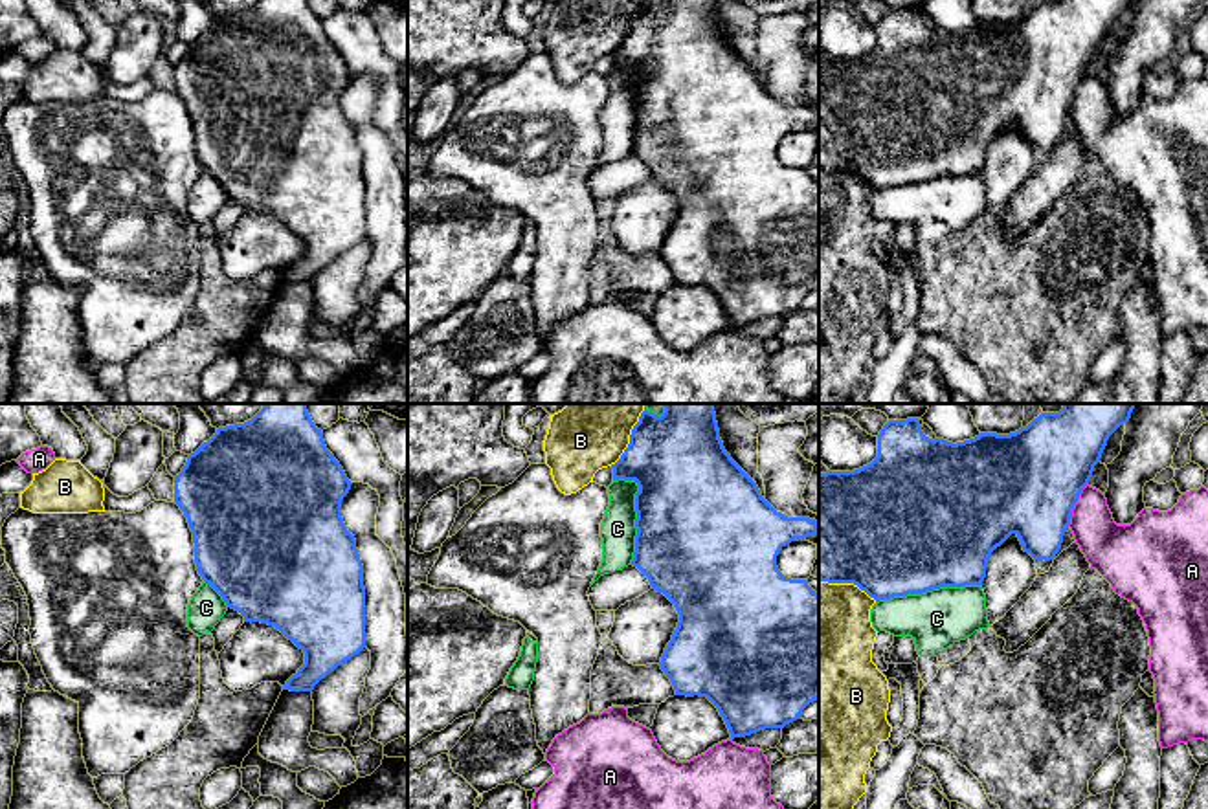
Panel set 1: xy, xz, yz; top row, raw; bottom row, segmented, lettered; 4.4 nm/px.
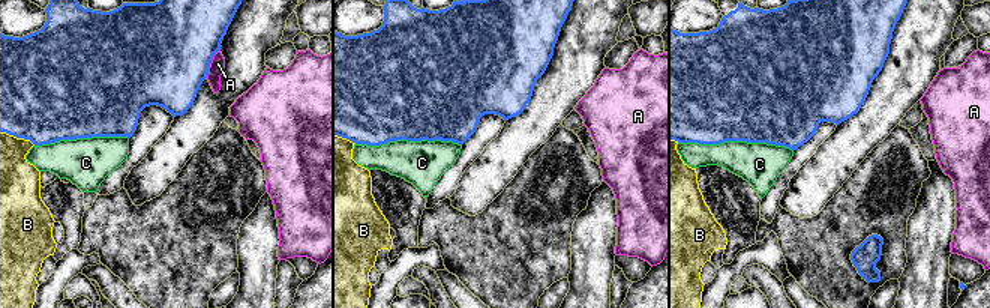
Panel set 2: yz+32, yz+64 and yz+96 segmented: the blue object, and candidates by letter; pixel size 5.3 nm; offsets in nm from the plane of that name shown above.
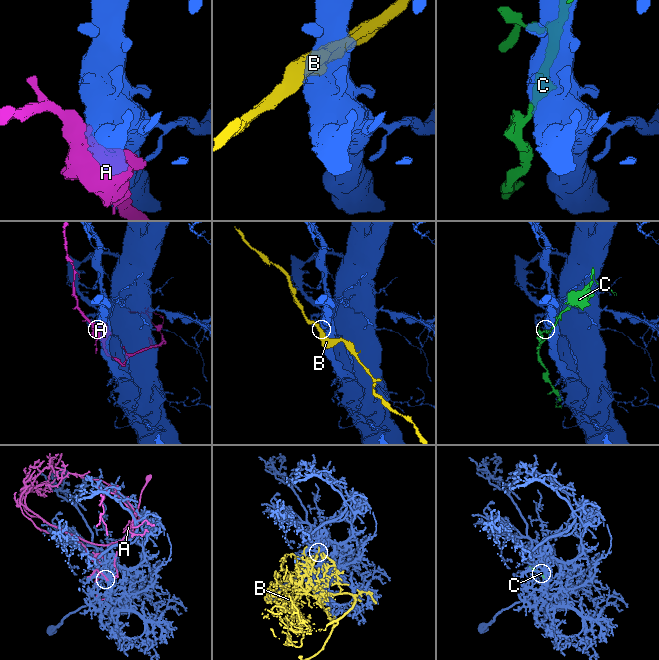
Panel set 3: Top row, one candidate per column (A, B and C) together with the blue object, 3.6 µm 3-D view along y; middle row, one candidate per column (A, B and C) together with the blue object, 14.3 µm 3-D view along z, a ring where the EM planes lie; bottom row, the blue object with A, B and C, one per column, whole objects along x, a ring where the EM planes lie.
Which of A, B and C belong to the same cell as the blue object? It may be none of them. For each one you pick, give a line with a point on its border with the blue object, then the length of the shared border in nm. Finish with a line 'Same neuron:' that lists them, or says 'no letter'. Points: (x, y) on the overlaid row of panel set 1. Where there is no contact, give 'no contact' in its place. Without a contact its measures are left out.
C: meets blue in xz at (637, 516); contact 380 nm long
Same neuron: C

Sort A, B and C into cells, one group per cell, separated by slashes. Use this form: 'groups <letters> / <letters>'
groups A / B / C

